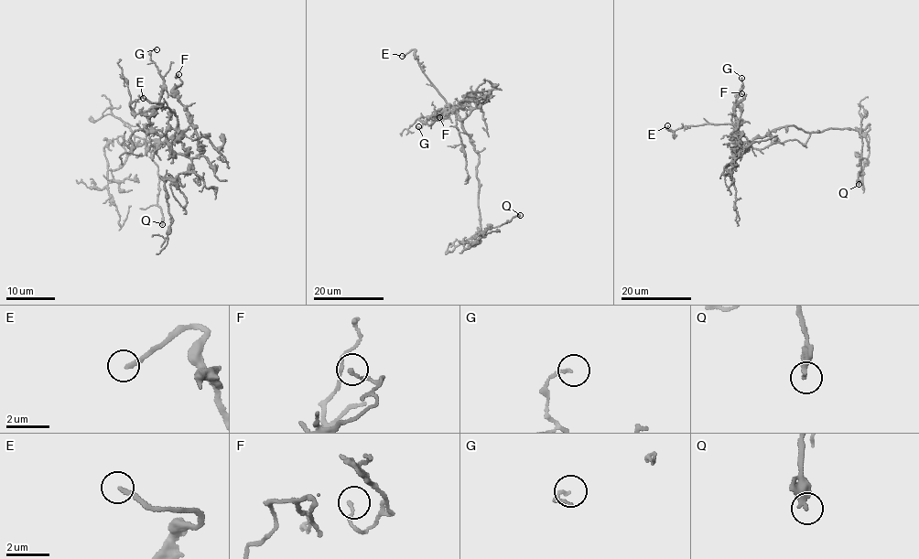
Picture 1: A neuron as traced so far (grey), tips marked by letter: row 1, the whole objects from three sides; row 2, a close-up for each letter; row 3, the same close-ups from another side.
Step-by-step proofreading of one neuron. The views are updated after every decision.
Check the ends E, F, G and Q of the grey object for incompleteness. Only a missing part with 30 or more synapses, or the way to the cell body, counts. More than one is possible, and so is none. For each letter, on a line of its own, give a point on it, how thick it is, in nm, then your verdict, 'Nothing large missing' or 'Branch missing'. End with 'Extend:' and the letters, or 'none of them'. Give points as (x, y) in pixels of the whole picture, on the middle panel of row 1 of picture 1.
E: Place: (402, 56). Thickness 200 nm. Branch missing
F: Place: (439, 117). Thickness 140 nm. Nothing large missing
G: Place: (418, 126). Thickness 110 nm. Nothing large missing
Q: Place: (520, 215). Thickness 260 nm. Nothing large missing
Extend: E

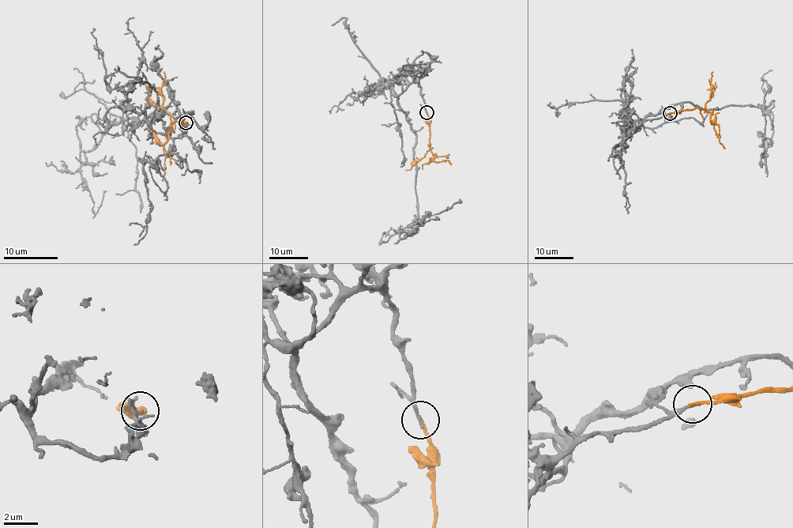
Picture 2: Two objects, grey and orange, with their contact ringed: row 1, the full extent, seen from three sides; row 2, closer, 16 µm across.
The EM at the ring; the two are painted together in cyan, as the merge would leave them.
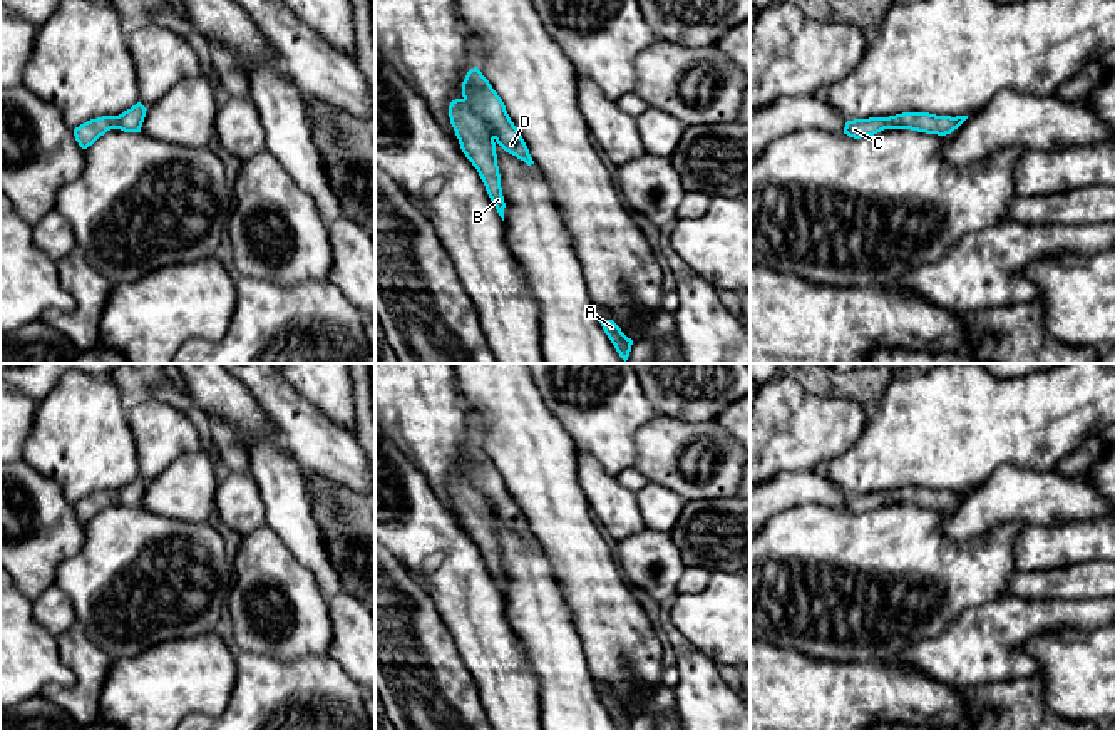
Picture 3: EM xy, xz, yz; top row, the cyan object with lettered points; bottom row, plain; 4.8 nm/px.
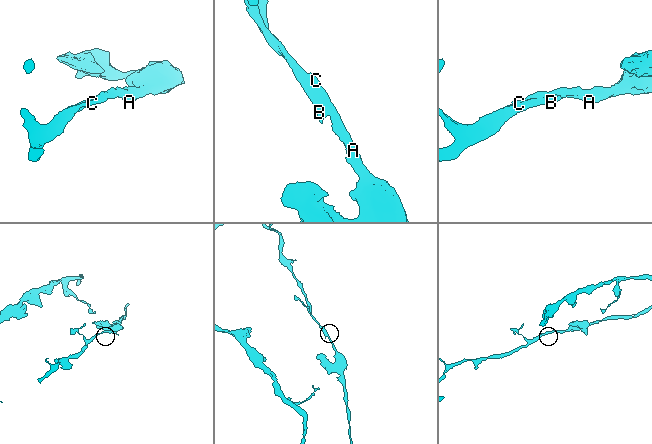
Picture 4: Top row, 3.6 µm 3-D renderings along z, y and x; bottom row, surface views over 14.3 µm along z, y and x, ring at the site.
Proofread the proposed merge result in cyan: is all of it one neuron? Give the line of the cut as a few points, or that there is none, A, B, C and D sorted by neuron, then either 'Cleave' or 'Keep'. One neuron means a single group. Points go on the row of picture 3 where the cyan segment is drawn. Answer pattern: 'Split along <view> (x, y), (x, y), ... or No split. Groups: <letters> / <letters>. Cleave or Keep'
No split. Groups: A B C D. Keep

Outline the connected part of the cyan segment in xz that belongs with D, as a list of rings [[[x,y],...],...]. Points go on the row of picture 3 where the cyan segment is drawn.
[[[477,67],[467,72],[462,82],[462,97],[450,102],[449,117],[462,152],[477,169],[492,204],[504,221],[506,203],[496,146],[499,144],[527,166],[534,161],[502,99]]]

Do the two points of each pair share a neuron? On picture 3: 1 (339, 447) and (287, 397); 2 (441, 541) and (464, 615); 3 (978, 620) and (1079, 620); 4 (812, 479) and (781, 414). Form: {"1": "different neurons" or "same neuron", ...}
{"1": "same neuron", "2": "same neuron", "3": "same neuron", "4": "different neurons"}

